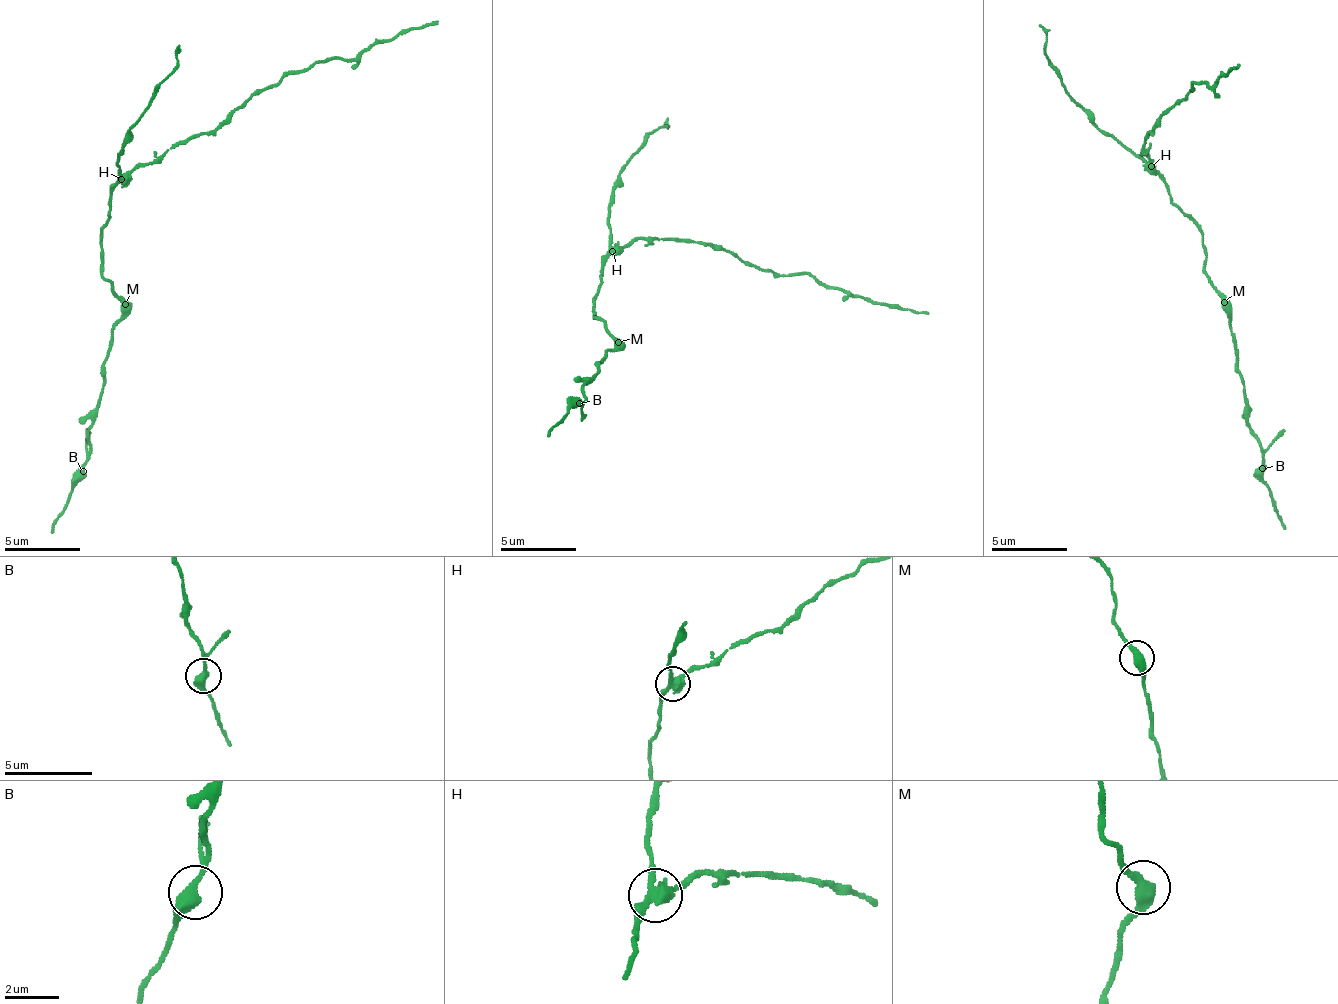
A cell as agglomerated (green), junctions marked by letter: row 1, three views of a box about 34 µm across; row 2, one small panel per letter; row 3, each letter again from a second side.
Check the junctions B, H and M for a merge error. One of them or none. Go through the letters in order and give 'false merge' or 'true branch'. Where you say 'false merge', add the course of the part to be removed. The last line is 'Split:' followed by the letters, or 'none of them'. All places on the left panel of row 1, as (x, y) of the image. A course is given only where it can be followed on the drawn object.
B: true branch
H: false merge; course (122, 179), (167, 151), (224, 123), (254, 93), (284, 77), (337, 60), (352, 60), (408, 30), (438, 22)
M: true branch
Split: H

